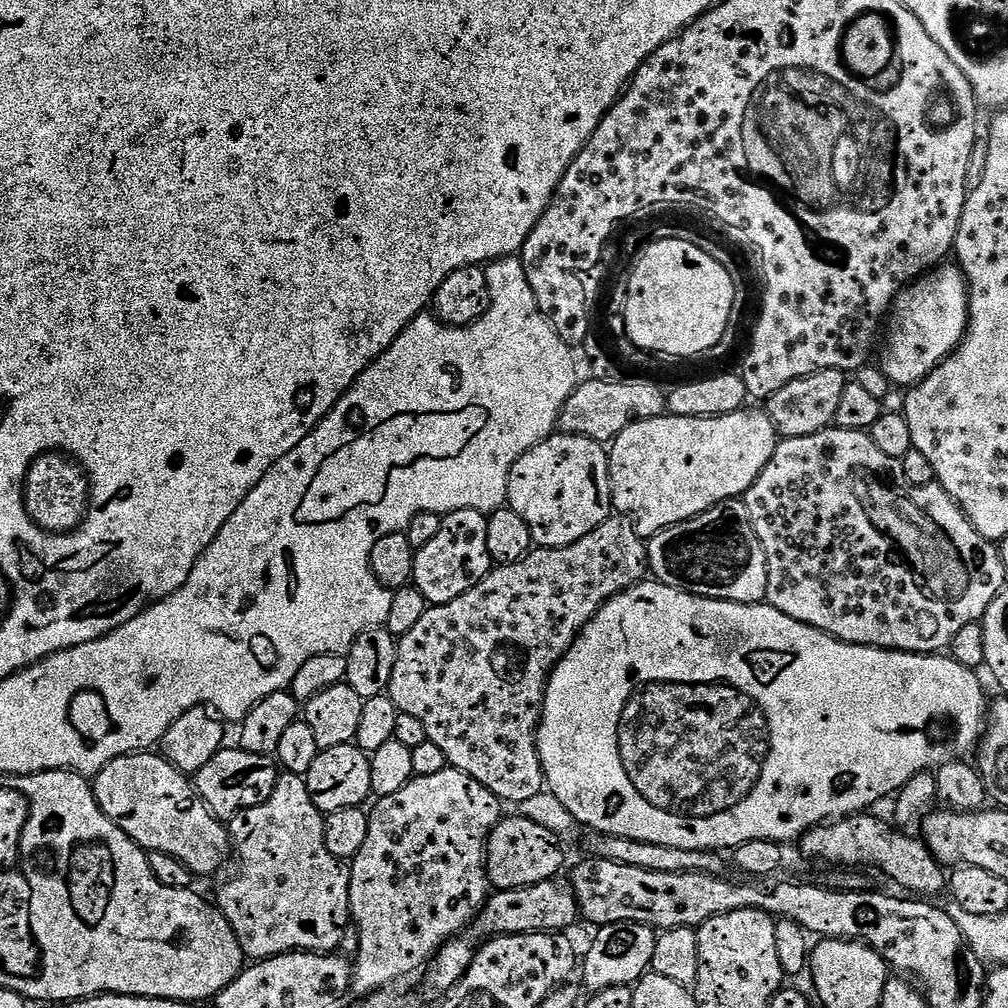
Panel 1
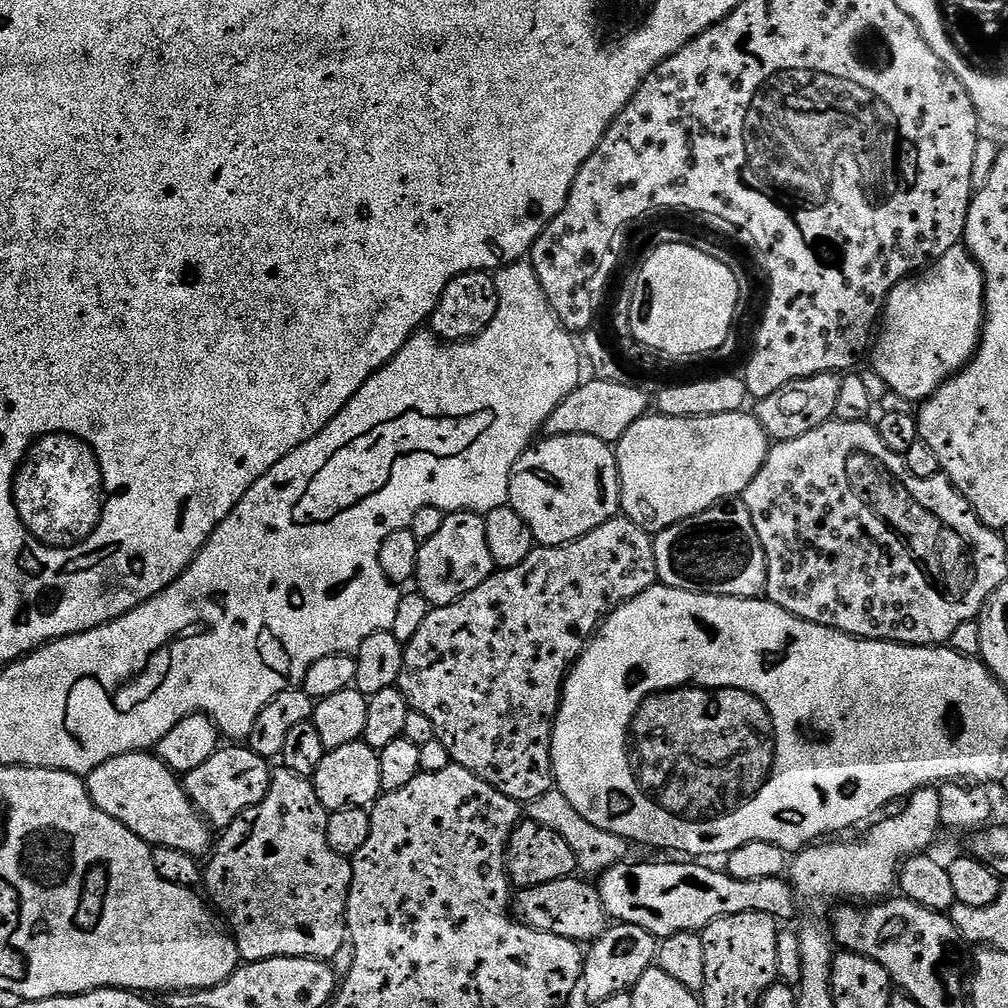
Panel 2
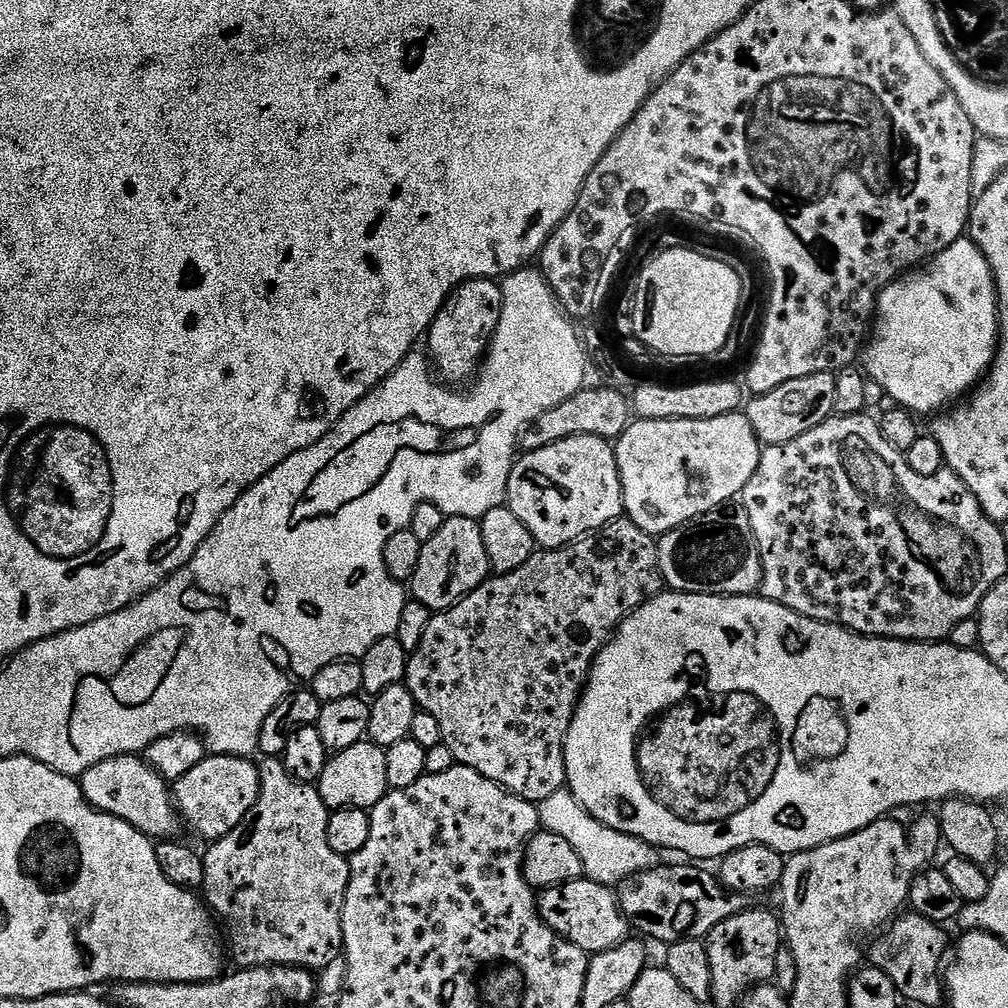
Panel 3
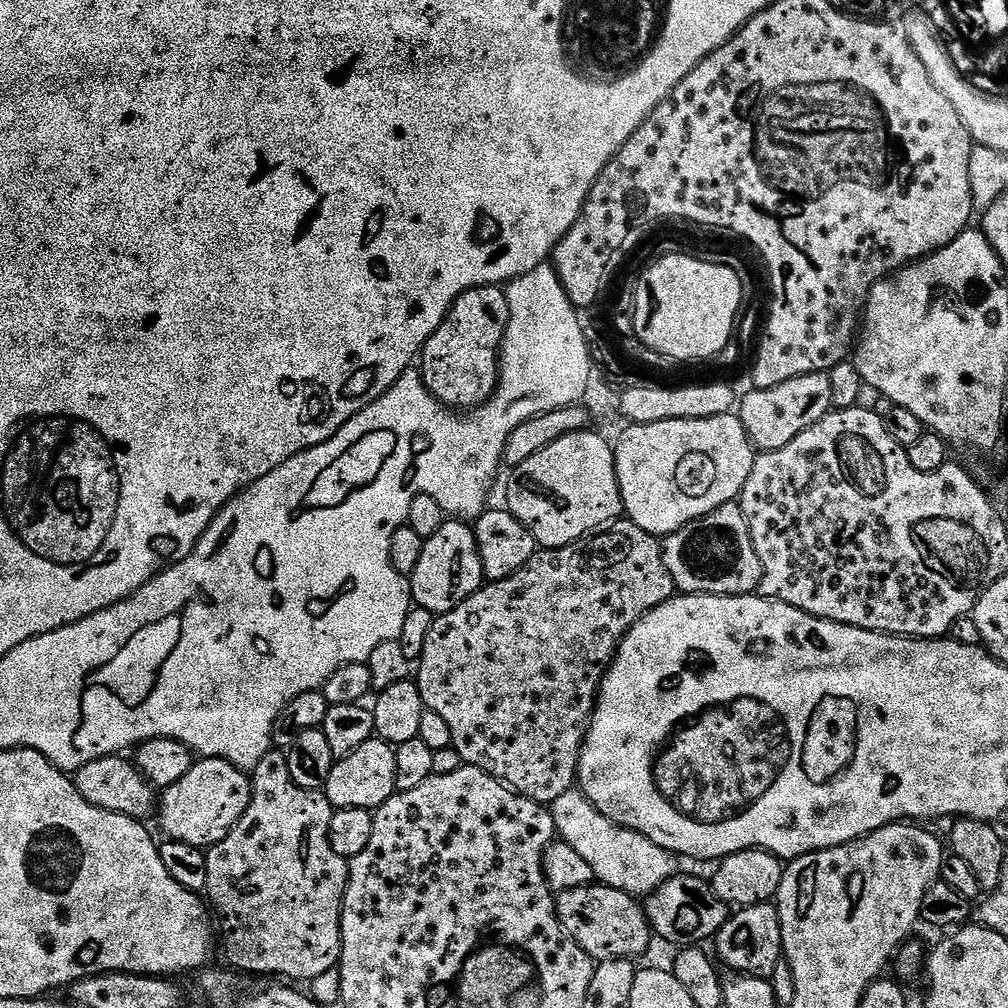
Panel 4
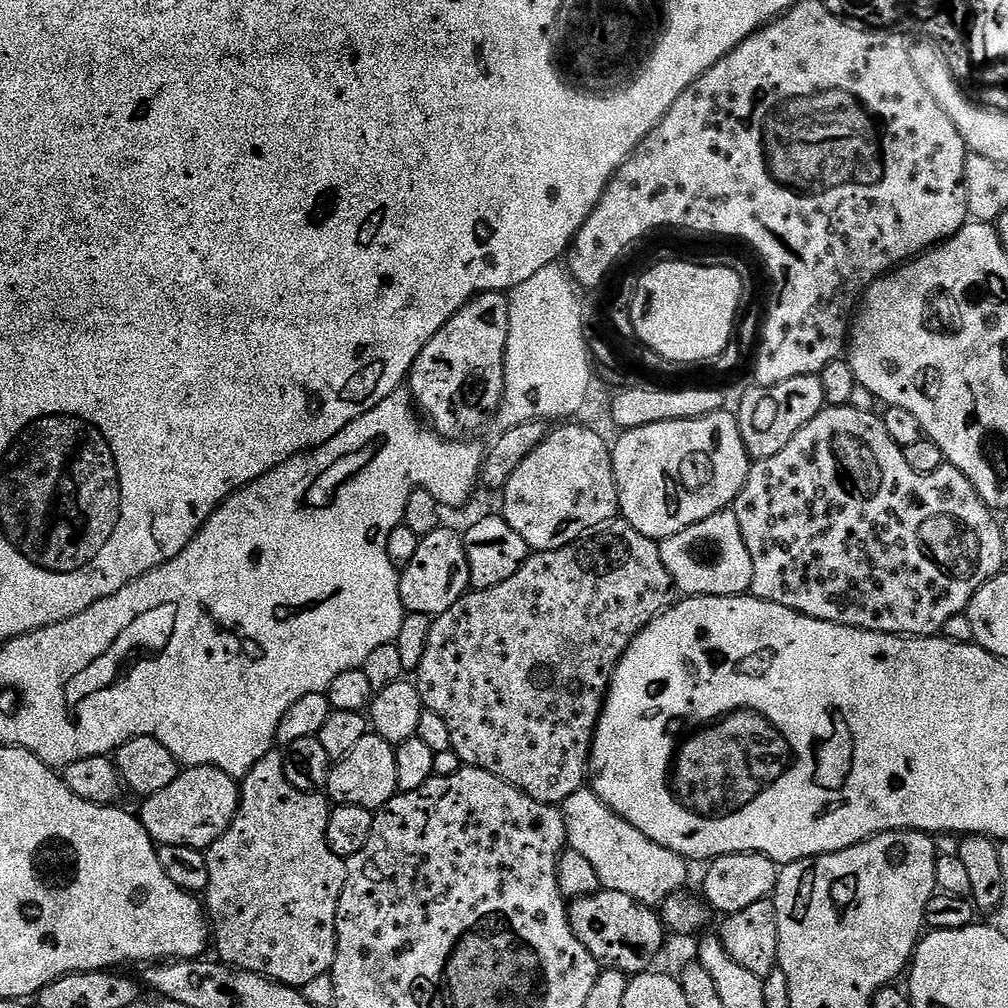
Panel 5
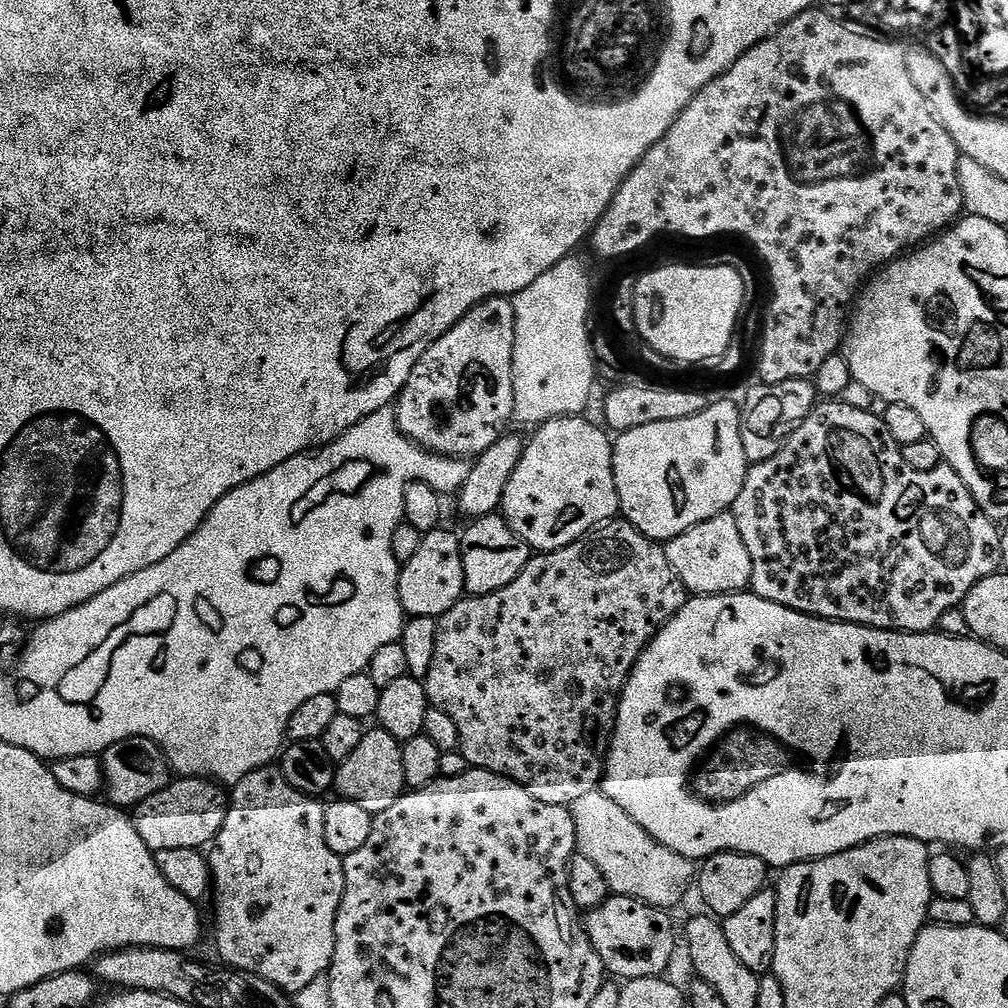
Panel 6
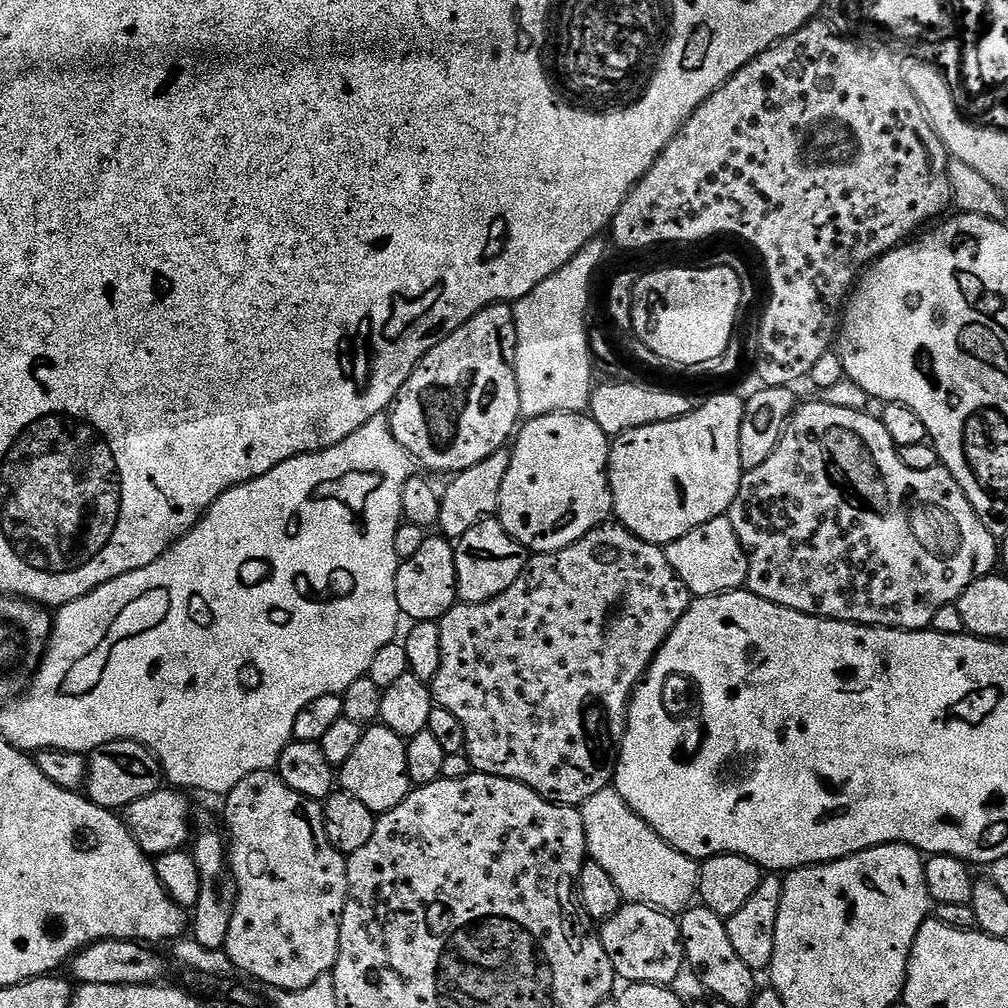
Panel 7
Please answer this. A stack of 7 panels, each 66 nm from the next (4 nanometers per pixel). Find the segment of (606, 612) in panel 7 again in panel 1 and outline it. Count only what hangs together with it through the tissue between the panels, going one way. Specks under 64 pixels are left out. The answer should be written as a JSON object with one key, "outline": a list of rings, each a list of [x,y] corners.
{"outline":[[[613,514],[608,517],[602,526],[598,526],[590,534],[586,534],[578,542],[561,548],[533,547],[524,559],[513,564],[502,564],[493,567],[487,578],[478,582],[466,594],[454,598],[445,604],[433,604],[422,614],[422,618],[404,636],[399,637],[396,646],[396,661],[394,662],[394,674],[388,683],[387,696],[394,702],[396,709],[410,718],[418,718],[422,726],[426,726],[428,740],[434,742],[434,746],[442,749],[446,754],[449,765],[460,772],[470,774],[486,790],[490,790],[502,802],[508,800],[512,806],[518,806],[526,802],[526,798],[534,798],[534,794],[545,791],[544,767],[540,765],[540,750],[537,744],[537,733],[540,731],[540,715],[544,712],[544,695],[548,689],[548,678],[556,669],[556,663],[570,650],[572,643],[576,641],[580,631],[592,620],[594,614],[607,600],[614,598],[619,592],[634,587],[649,575],[648,545],[645,537],[638,534],[638,530],[626,516]]]}

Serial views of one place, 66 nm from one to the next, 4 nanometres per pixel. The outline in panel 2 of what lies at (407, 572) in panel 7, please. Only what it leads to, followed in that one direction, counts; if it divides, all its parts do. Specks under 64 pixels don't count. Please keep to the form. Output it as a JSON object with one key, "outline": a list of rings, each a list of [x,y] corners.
{"outline":[[[449,511],[438,534],[420,545],[414,584],[429,605],[453,604],[455,600],[470,594],[470,590],[482,586],[482,582],[486,582],[493,571],[490,546],[486,546],[484,516],[479,512]]]}

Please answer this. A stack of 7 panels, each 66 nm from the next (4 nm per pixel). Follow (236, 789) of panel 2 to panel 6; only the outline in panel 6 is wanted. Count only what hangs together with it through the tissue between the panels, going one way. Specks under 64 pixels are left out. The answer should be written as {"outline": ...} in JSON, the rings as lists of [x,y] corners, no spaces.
{"outline":[[[185,776],[173,779],[158,794],[146,798],[146,802],[137,804],[131,809],[132,825],[142,837],[142,842],[153,852],[158,850],[204,850],[215,841],[216,835],[222,830],[222,822],[226,822],[229,797],[221,785],[205,780],[199,776]]]}

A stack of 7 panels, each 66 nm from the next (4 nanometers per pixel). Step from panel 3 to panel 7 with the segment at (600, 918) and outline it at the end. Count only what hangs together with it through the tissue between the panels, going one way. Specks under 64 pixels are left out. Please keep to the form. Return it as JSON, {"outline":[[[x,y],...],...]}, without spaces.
{"outline":[[[621,903],[618,914],[603,921],[598,931],[602,946],[621,981],[672,986],[679,978],[680,971],[685,971],[680,925],[669,913],[659,908],[651,908],[649,904]]]}

